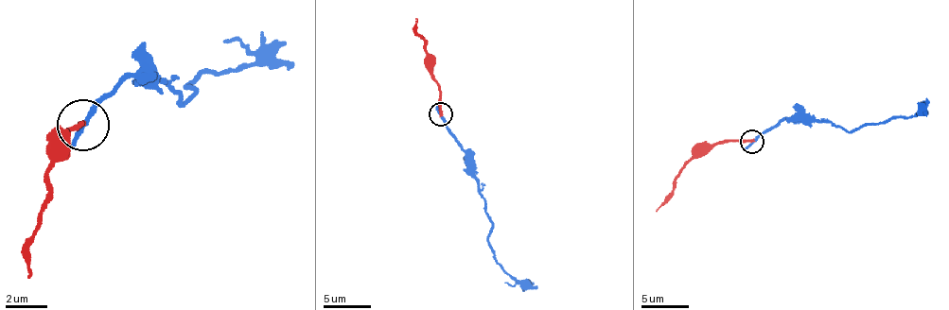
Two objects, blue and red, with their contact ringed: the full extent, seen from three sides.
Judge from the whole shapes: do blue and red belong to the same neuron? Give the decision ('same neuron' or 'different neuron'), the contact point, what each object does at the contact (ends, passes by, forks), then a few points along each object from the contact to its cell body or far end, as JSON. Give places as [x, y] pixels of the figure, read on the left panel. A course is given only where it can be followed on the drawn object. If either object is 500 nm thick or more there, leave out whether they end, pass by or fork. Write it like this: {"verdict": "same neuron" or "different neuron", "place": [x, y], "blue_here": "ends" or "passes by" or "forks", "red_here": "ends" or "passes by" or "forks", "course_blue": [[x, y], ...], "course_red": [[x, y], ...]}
{"verdict": "different neuron", "place": [82, 125], "blue_here": "passes by", "red_here": "ends", "course_blue": [[84, 126], [126, 79], [157, 79], [183, 105], [198, 74], [229, 74], [255, 59], [239, 43], [224, 43]], "course_red": [[84, 126], [63, 136], [47, 178], [47, 204], [26, 250], [32, 276]]}

